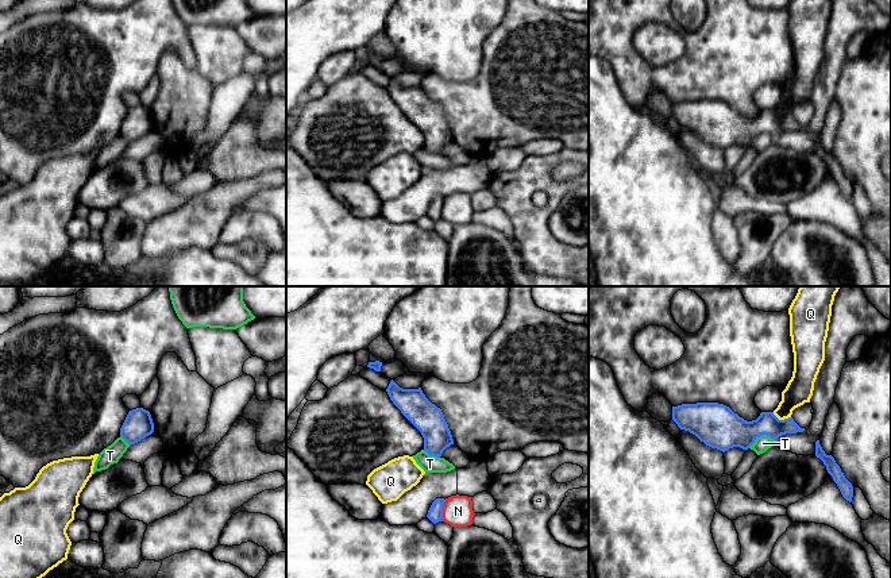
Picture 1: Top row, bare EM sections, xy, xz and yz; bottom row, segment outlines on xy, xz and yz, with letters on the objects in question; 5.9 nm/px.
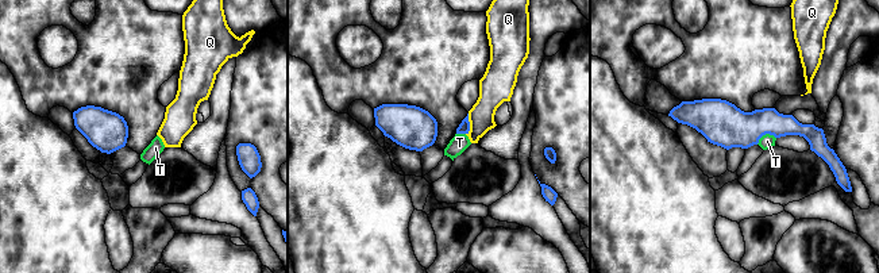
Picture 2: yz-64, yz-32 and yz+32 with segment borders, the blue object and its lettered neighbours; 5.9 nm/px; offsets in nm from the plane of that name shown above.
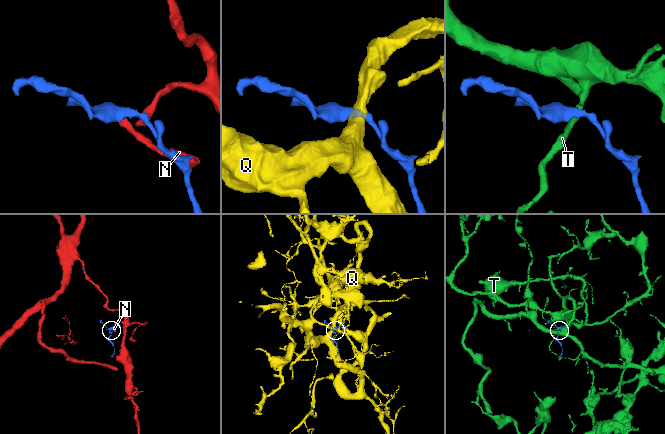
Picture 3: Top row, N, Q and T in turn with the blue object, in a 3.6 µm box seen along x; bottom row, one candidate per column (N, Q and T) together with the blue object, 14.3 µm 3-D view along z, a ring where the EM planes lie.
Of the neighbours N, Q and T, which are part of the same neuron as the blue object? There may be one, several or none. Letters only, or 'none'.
none

